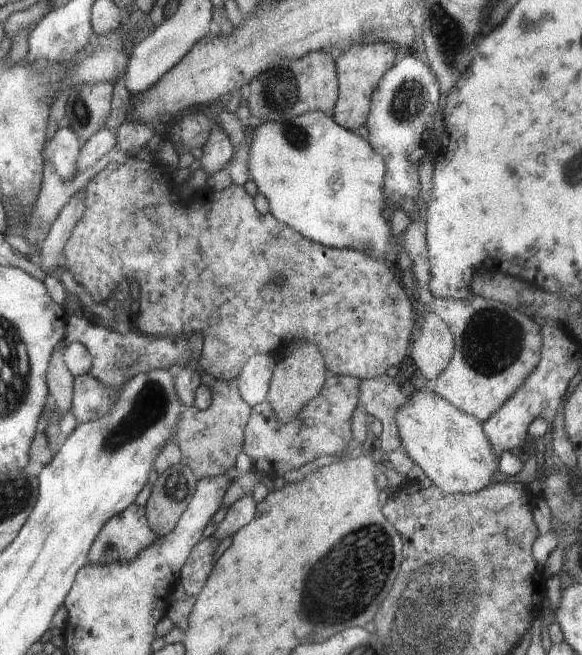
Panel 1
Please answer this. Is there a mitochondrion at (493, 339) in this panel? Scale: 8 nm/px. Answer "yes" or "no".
yes

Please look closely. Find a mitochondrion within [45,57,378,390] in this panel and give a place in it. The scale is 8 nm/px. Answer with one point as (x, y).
(279, 92)

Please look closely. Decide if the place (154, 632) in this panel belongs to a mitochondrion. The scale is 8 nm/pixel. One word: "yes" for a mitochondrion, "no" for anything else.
no

